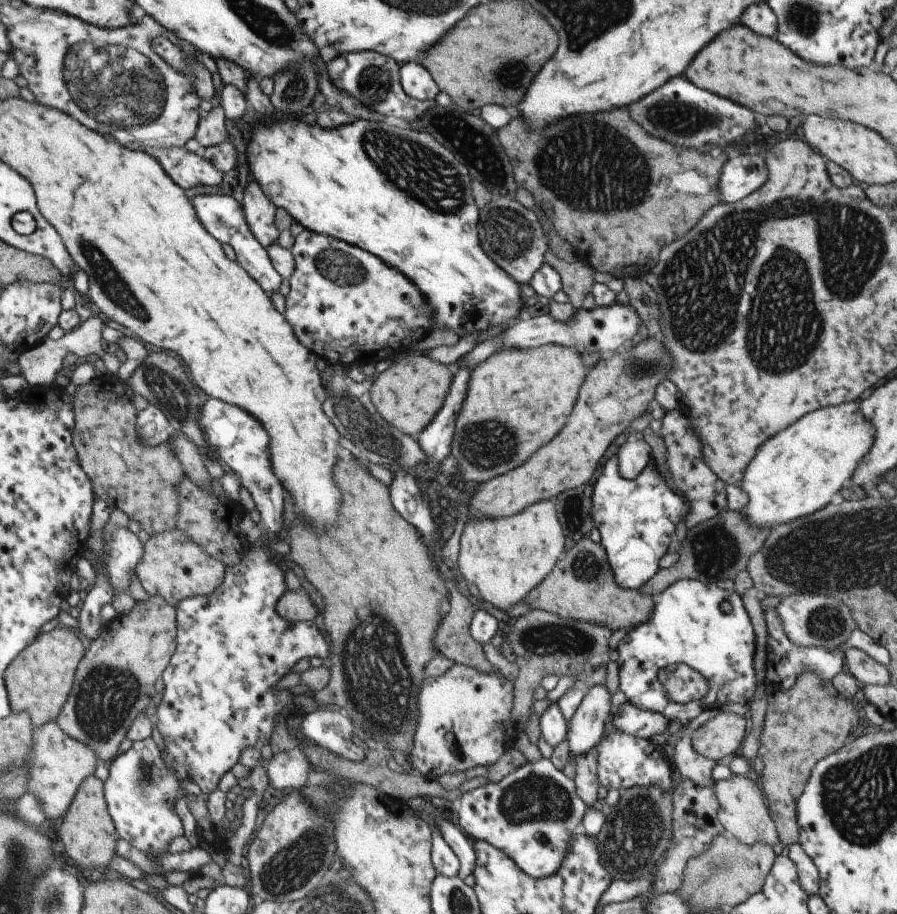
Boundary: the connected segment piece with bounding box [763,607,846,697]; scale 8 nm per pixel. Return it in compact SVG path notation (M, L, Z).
M767 607L763 610L763 613L767 626L767 662L763 685L767 697L770 696L770 694L777 694L780 691L789 689L794 684L798 673L802 671L814 673L821 679L830 682L832 682L832 678L838 676L840 672L846 672L844 668L845 651L840 647L827 649L797 645L793 643L791 638L786 634L782 619L776 607Z

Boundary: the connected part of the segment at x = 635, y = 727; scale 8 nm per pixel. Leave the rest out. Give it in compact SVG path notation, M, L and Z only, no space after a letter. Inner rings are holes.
M628 701L612 715L612 724L616 730L643 739L654 734L667 734L670 723L661 714L631 707Z

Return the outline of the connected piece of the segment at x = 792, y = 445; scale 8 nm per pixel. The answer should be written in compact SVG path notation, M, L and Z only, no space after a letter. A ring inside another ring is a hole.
M860 400L817 408L805 414L787 429L770 437L750 461L739 484L739 487L749 494L749 504L741 513L747 518L748 523L768 530L770 526L789 523L792 519L824 508L830 503L830 498L849 482L860 461L872 448L874 437L875 428L861 413Z

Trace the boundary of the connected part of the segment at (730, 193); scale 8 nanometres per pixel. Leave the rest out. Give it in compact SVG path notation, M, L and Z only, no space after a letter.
M738 154L722 167L719 195L724 203L737 203L756 192L767 181L765 158L757 154Z

